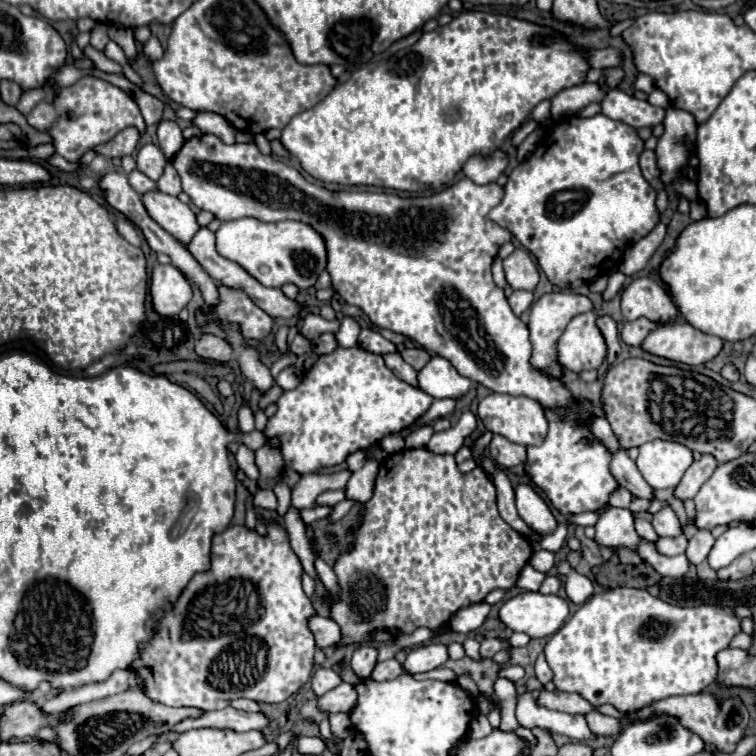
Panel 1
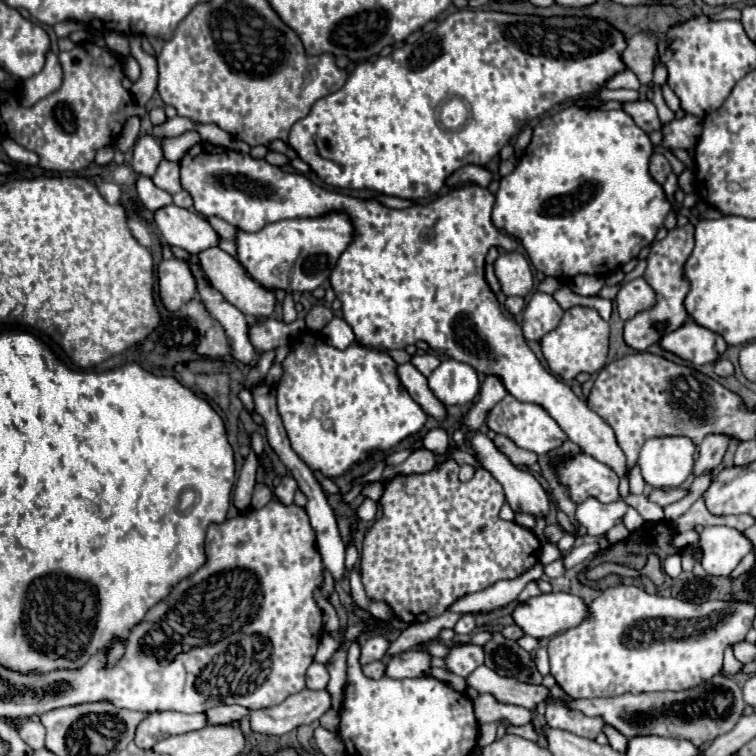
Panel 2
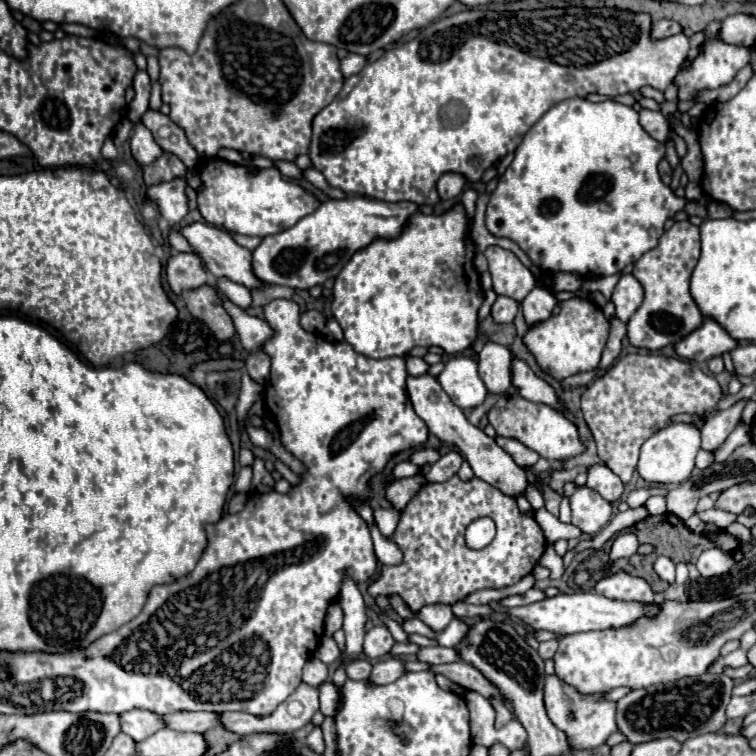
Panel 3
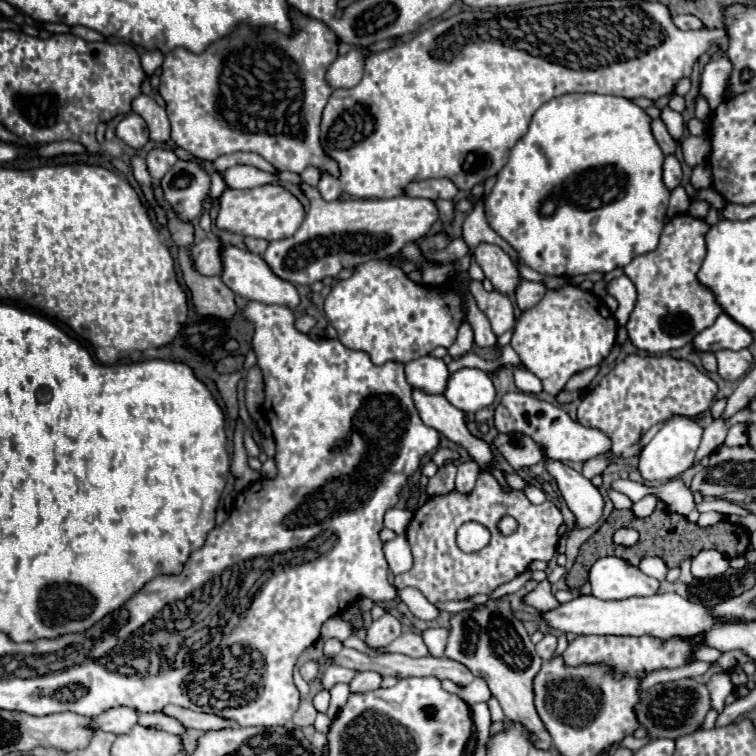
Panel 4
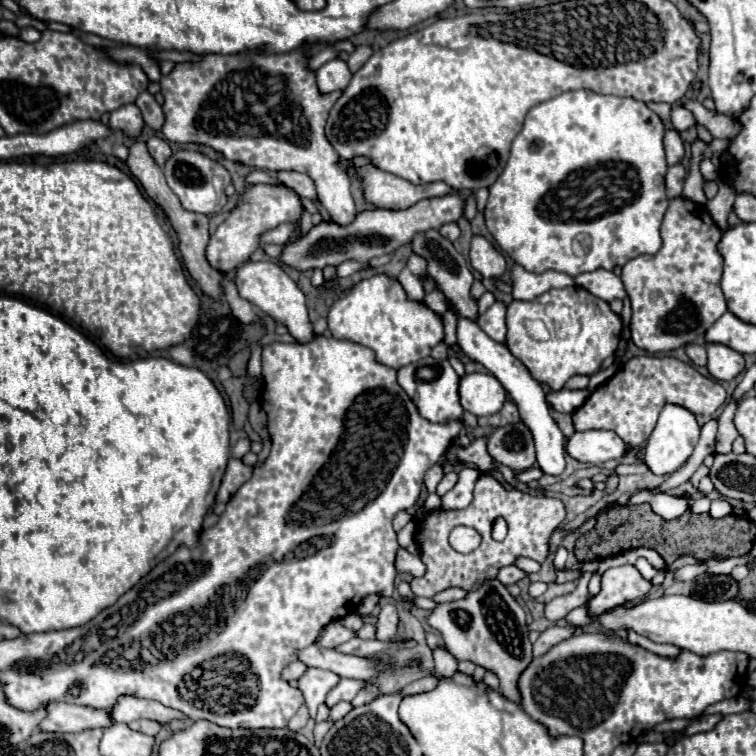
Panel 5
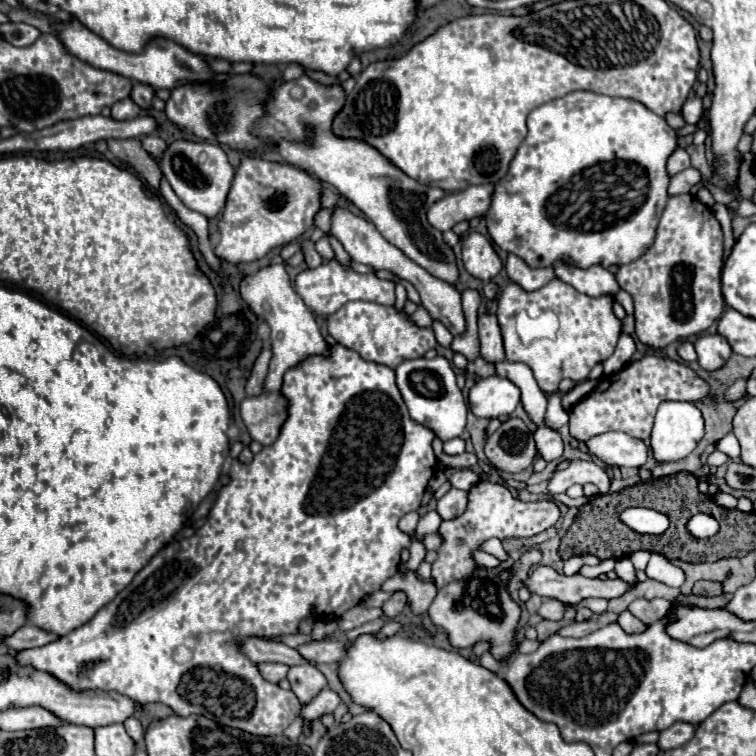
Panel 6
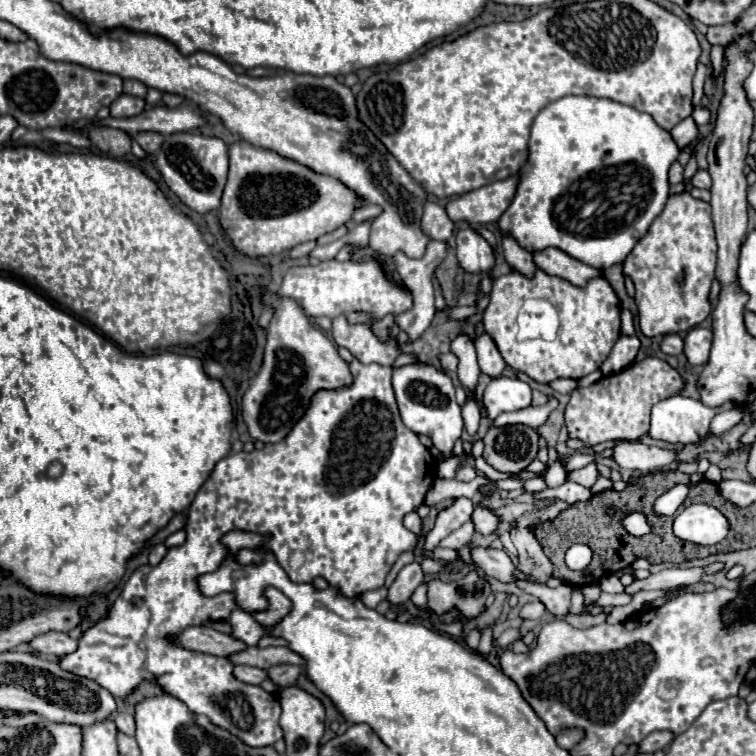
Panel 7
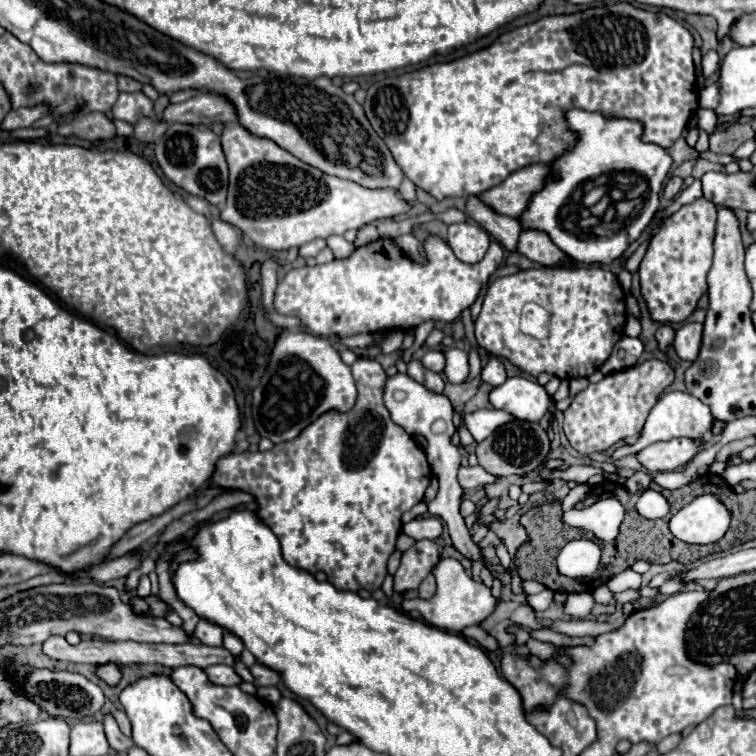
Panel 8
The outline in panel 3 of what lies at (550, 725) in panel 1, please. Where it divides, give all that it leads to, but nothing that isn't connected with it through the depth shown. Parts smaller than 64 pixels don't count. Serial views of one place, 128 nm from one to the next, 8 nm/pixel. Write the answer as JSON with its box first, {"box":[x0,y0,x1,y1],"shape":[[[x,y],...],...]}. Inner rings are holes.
{"box":[544,676,616,750],"shape":[[[546,676],[546,688],[544,688],[544,704],[548,718],[556,728],[566,732],[570,744],[574,750],[584,748],[598,748],[606,742],[606,738],[616,732],[616,702],[600,702],[598,694],[582,696],[574,688],[568,688],[562,680],[554,676]]]}

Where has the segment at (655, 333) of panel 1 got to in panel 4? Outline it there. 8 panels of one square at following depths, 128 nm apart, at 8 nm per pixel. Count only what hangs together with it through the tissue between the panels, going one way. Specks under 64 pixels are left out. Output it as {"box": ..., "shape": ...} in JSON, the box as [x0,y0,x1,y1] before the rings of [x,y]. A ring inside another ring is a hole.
{"box":[692,314,752,352],"shape":[[[720,314],[712,326],[702,330],[694,338],[692,346],[696,352],[718,352],[722,348],[742,350],[748,348],[750,342],[752,342],[752,334],[744,326],[734,322],[730,316]]]}

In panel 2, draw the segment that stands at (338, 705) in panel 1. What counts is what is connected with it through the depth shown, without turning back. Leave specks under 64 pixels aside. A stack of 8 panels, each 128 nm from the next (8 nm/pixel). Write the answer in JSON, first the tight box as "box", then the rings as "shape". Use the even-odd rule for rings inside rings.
{"box":[250,688,332,736],"shape":[[[304,688],[302,692],[298,692],[296,696],[290,696],[288,700],[284,700],[282,704],[278,706],[272,706],[272,708],[266,708],[266,710],[254,710],[250,712],[250,720],[252,720],[252,730],[254,732],[260,732],[260,734],[274,734],[274,736],[280,736],[280,734],[286,734],[302,724],[312,724],[314,720],[318,720],[328,708],[332,706],[332,696],[326,692],[326,690],[308,690]]]}

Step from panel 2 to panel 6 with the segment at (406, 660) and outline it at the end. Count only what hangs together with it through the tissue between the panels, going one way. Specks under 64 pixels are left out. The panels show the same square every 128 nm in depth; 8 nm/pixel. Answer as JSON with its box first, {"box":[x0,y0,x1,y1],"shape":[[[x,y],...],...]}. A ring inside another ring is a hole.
{"box":[302,688,340,724],"shape":[[[324,688],[308,706],[302,706],[302,716],[306,718],[306,724],[310,724],[312,720],[320,718],[322,714],[330,714],[336,710],[336,706],[340,704],[340,696],[330,690],[330,688]]]}

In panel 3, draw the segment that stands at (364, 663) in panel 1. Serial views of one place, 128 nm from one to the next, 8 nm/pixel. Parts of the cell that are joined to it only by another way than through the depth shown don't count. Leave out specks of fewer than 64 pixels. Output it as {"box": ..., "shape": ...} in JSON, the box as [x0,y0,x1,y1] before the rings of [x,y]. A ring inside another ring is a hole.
{"box":[364,626,394,660],"shape":[[[374,626],[372,630],[366,632],[366,638],[364,638],[364,654],[370,658],[370,660],[378,660],[378,658],[384,658],[392,652],[392,646],[394,646],[394,638],[392,634],[388,632],[386,626]]]}

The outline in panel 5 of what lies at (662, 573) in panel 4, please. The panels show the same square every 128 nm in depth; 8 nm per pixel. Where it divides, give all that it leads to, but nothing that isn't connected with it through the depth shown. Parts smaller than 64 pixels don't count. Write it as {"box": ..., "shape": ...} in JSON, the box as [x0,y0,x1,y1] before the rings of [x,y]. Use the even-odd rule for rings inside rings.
{"box":[634,558,660,580],"shape":[[[638,558],[634,566],[636,566],[638,572],[640,572],[644,578],[648,578],[648,580],[652,580],[656,574],[660,574],[660,572],[658,572],[658,570],[656,570],[656,568],[646,560],[646,558]]]}

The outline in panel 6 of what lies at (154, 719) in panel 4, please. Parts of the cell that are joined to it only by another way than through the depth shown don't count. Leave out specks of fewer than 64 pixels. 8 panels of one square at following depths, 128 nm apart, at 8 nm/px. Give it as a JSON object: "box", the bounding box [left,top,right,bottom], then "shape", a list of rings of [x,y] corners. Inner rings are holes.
{"box":[124,718,144,742],"shape":[[[128,718],[128,720],[124,722],[124,726],[126,726],[126,732],[128,732],[136,742],[140,742],[140,740],[144,738],[144,726],[140,724],[140,720]]]}

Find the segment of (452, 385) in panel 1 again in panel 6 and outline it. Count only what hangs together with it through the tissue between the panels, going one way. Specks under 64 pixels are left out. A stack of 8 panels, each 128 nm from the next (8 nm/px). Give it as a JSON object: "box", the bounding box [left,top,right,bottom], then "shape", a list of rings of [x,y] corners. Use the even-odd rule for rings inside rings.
{"box":[468,378,520,418],"shape":[[[480,378],[468,392],[470,410],[480,418],[500,418],[520,404],[520,390],[506,378]]]}

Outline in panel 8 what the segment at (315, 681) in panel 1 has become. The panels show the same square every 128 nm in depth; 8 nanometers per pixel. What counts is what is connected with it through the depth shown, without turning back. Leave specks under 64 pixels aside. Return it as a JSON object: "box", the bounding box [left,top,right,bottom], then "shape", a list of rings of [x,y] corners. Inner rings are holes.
{"box":[206,664,242,686],"shape":[[[224,664],[208,666],[206,672],[208,672],[208,678],[210,678],[212,682],[216,682],[216,684],[222,684],[222,686],[242,684],[242,678],[238,676],[238,672],[236,672],[232,666],[224,666]]]}

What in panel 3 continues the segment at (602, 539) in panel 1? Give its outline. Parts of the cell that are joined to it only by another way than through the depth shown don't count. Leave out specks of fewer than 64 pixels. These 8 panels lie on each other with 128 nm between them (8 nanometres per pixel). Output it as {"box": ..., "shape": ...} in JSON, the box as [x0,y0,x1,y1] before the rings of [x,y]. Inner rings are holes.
{"box":[564,484,612,534],"shape":[[[566,484],[564,490],[564,494],[570,496],[572,524],[582,532],[596,534],[610,522],[612,506],[598,492],[592,492],[586,486],[576,488],[574,484]]]}

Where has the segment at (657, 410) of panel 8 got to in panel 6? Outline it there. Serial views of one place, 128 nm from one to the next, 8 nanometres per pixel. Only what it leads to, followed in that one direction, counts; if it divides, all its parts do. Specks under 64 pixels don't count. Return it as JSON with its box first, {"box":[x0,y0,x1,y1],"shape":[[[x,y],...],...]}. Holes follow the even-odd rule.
{"box":[652,380,746,462],"shape":[[[736,380],[730,388],[728,388],[726,392],[726,400],[728,401],[735,401],[740,398],[742,398],[744,395],[746,395],[746,381],[745,380]],[[662,402],[652,428],[652,454],[658,462],[684,460],[704,436],[704,420],[692,402]]]}

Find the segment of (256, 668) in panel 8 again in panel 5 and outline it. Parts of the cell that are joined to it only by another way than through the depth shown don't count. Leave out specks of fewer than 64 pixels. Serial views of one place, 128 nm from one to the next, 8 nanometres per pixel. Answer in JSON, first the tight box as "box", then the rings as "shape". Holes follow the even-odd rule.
{"box":[298,668,340,716],"shape":[[[308,668],[308,672],[298,680],[298,688],[304,694],[306,706],[312,714],[316,716],[316,708],[324,702],[328,692],[340,682],[340,676],[328,670],[318,670],[318,668]]]}

